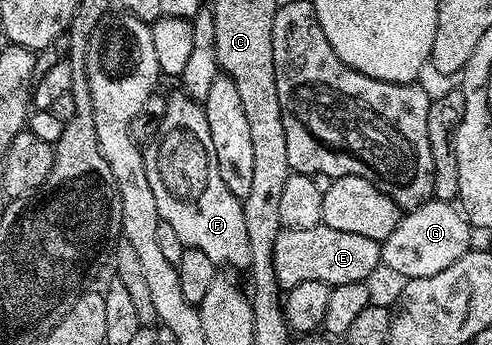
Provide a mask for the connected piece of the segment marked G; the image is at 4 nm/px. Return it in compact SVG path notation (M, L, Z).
M430 199L402 217L405 218L381 241L381 265L398 273L401 279L439 275L471 248L471 226L456 204Z

